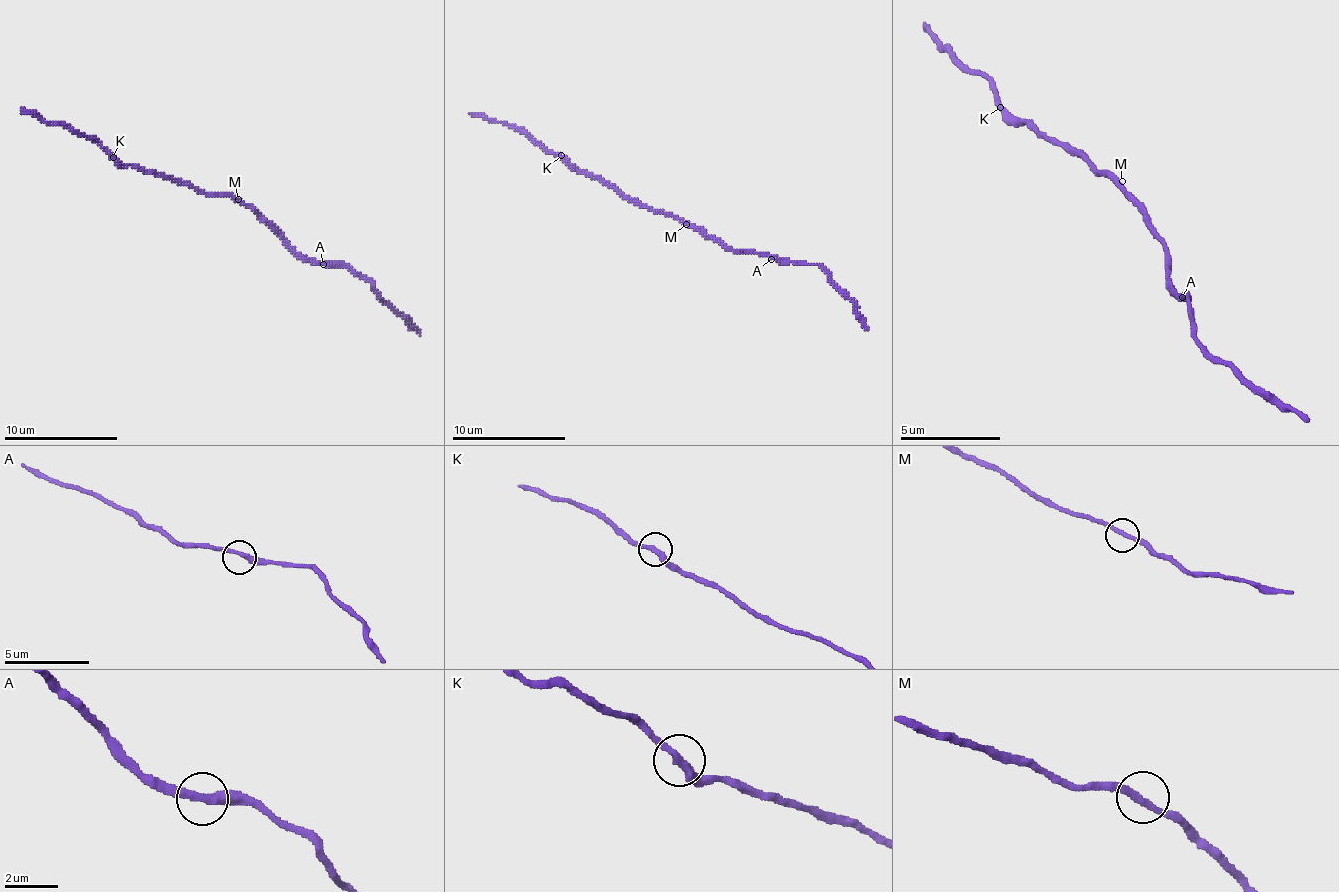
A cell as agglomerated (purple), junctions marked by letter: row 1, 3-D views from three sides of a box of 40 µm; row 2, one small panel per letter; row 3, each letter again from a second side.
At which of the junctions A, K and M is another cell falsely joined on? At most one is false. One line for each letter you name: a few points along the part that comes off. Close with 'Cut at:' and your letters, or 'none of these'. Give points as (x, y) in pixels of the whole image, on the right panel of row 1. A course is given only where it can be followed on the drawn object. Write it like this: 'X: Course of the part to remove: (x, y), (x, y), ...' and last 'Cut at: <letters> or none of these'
Cut at: none of these

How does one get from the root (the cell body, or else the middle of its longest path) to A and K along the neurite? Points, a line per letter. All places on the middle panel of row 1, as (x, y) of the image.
A: (683, 222), (700, 227), (731, 250), (762, 253), (771, 259)
K: (683, 222), (677, 216), (654, 213), (623, 199), (597, 179), (577, 173), (560, 156)

